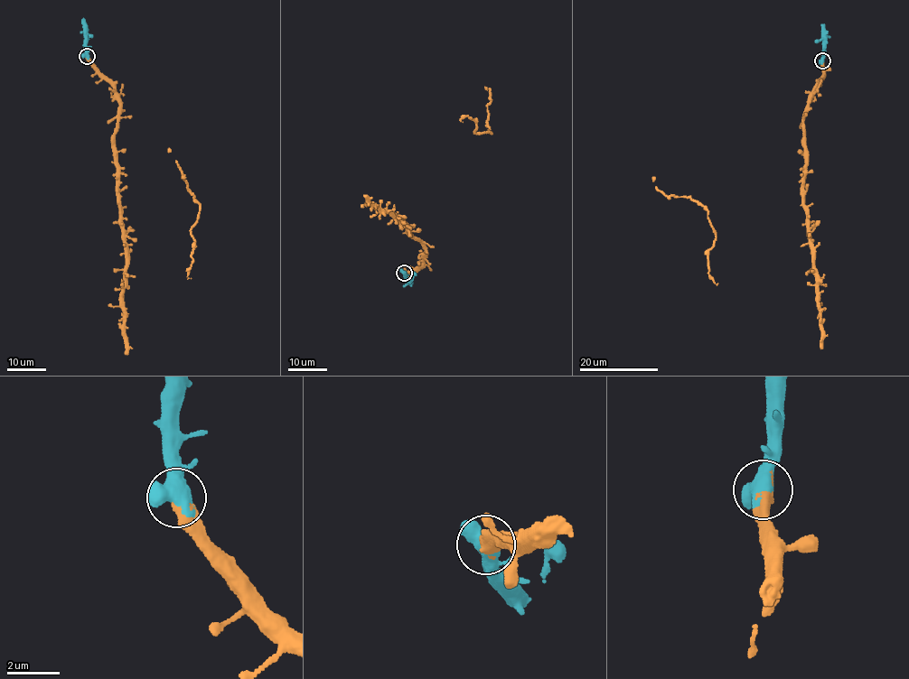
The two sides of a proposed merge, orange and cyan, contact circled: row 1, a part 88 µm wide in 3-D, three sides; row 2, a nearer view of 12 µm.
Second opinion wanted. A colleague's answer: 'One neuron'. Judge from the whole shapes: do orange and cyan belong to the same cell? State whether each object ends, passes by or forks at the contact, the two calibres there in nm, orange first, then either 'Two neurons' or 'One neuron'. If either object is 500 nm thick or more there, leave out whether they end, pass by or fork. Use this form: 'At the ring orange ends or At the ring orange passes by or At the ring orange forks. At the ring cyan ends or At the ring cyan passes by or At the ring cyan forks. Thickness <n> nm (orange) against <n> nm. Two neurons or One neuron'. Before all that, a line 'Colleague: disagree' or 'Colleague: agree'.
Colleague: agree
Thickness 650 nm (orange) against 550 nm. One neuron

